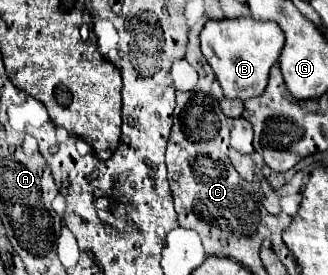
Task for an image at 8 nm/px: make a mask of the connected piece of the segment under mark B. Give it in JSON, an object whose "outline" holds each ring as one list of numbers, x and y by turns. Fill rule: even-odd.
{"outline":[[252,16,244,18,222,18,208,20,202,30,202,54,212,66,226,98,248,100,260,96,268,84,268,70,276,64,284,36,278,24,254,20]]}

